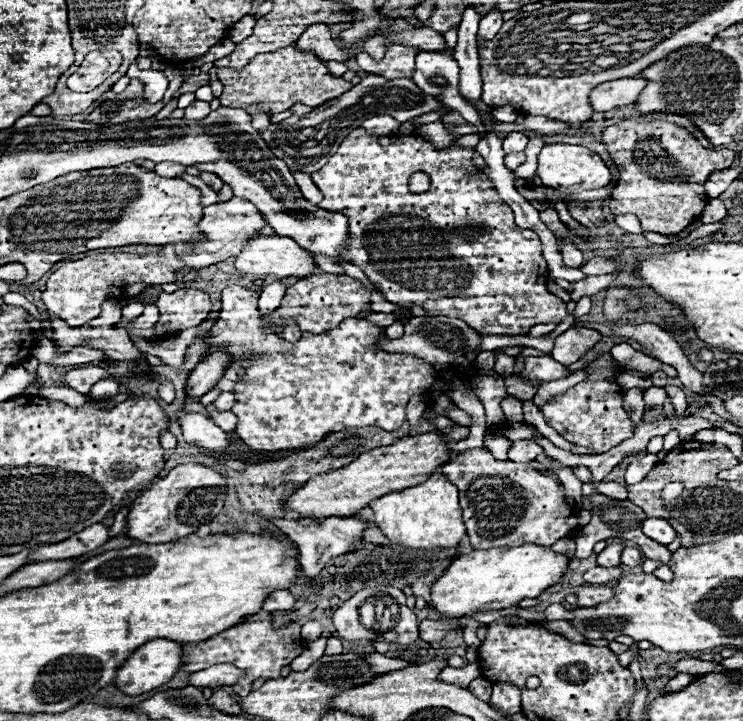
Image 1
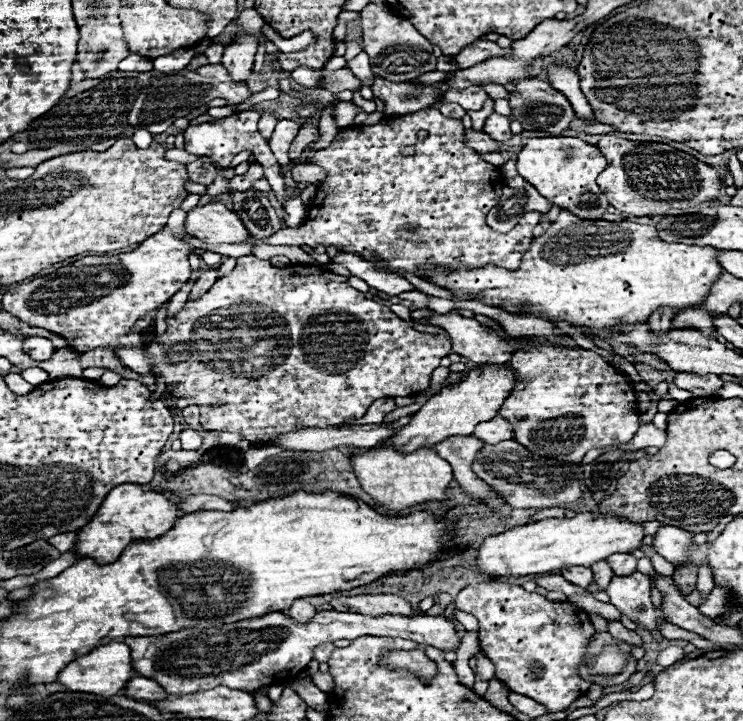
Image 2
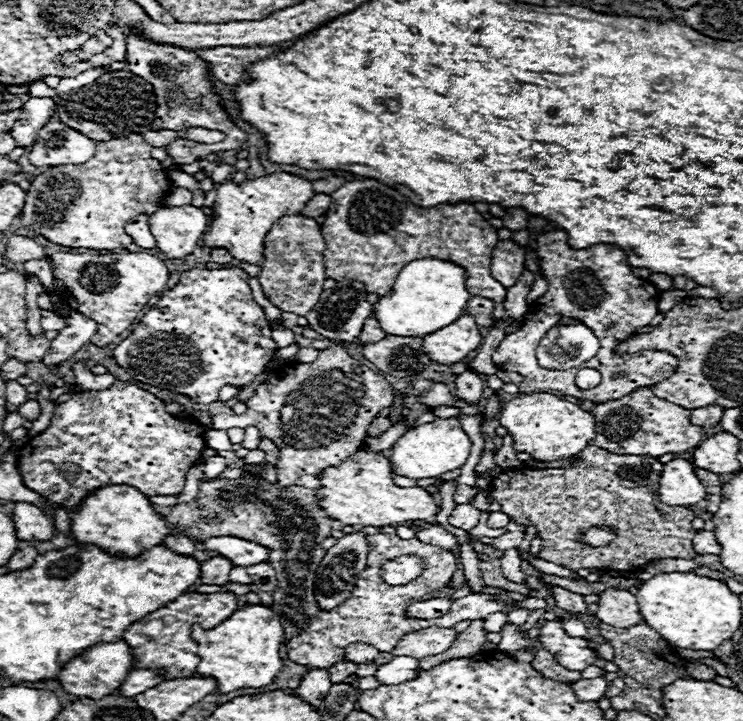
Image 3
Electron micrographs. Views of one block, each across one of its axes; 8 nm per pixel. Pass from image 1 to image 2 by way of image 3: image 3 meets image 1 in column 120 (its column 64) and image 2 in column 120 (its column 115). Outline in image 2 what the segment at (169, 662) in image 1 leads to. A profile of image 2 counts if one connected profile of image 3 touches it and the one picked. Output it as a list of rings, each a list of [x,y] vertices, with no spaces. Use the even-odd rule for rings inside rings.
[[[110,642],[106,648],[98,648],[90,652],[90,656],[82,656],[82,660],[74,660],[74,664],[68,664],[62,670],[62,676],[58,676],[58,682],[64,684],[72,692],[90,692],[100,696],[114,696],[124,690],[128,680],[134,676],[130,648],[124,642]]]

